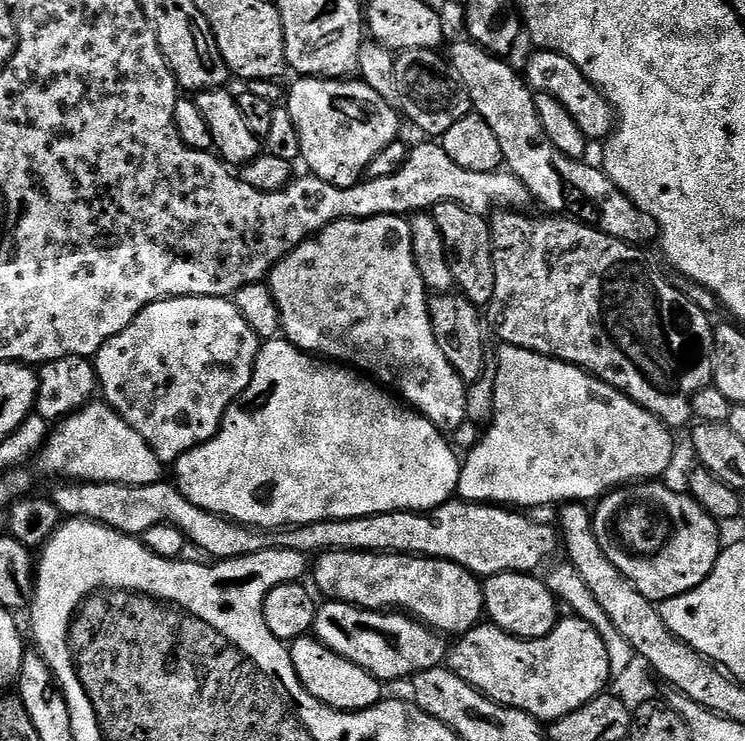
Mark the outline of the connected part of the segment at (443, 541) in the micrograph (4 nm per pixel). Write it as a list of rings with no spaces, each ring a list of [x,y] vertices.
[[[60,482],[50,499],[56,503],[61,517],[77,520],[93,520],[107,528],[125,532],[127,536],[143,537],[150,526],[178,526],[182,534],[188,539],[194,549],[201,548],[205,557],[213,561],[233,560],[250,554],[258,554],[267,548],[285,548],[298,550],[305,554],[319,554],[321,552],[397,552],[399,556],[427,556],[429,560],[449,560],[466,570],[470,570],[477,578],[497,576],[503,572],[539,573],[540,567],[558,552],[558,532],[548,524],[535,524],[527,520],[525,513],[513,510],[507,506],[493,506],[490,504],[469,504],[467,500],[453,498],[447,504],[439,504],[429,512],[383,512],[377,516],[363,516],[362,518],[346,518],[345,520],[323,520],[300,524],[296,528],[281,528],[276,531],[257,530],[249,528],[247,524],[239,524],[236,520],[227,520],[224,516],[214,514],[210,510],[202,510],[190,502],[172,482],[158,484],[107,484],[106,482]]]

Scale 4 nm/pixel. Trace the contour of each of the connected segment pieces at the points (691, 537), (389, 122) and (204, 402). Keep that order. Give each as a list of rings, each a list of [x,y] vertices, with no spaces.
[[[640,482],[600,497],[592,512],[592,525],[606,558],[653,602],[697,588],[714,570],[722,551],[718,521],[687,491],[675,492],[664,482]]]
[[[310,76],[295,82],[288,92],[286,107],[294,126],[298,126],[300,160],[308,167],[305,169],[339,188],[361,183],[370,162],[401,135],[401,113],[359,78],[322,80]]]
[[[169,296],[143,308],[126,330],[114,334],[96,351],[98,388],[106,403],[142,434],[160,463],[172,466],[179,456],[216,435],[228,407],[250,386],[261,343],[229,297]]]

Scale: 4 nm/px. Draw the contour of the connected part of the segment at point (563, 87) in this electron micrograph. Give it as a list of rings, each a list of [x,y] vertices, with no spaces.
[[[536,50],[533,53],[528,60],[528,65],[522,68],[522,75],[533,93],[548,92],[558,102],[562,102],[562,106],[566,108],[566,114],[574,118],[574,122],[578,124],[578,130],[582,130],[582,134],[588,141],[607,140],[614,131],[614,113],[607,98],[584,77],[582,70],[578,70],[574,62],[570,62],[570,58],[557,52],[543,50]]]

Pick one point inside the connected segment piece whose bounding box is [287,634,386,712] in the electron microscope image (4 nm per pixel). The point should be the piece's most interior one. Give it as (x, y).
(336, 682)

